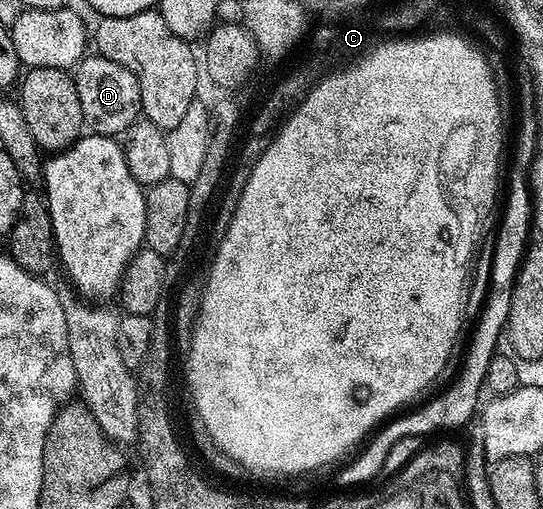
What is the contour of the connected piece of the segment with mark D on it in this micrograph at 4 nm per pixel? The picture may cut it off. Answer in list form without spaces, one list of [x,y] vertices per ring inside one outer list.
[[[85,56],[74,70],[84,125],[91,133],[120,136],[141,117],[140,89],[134,72],[109,58]]]

